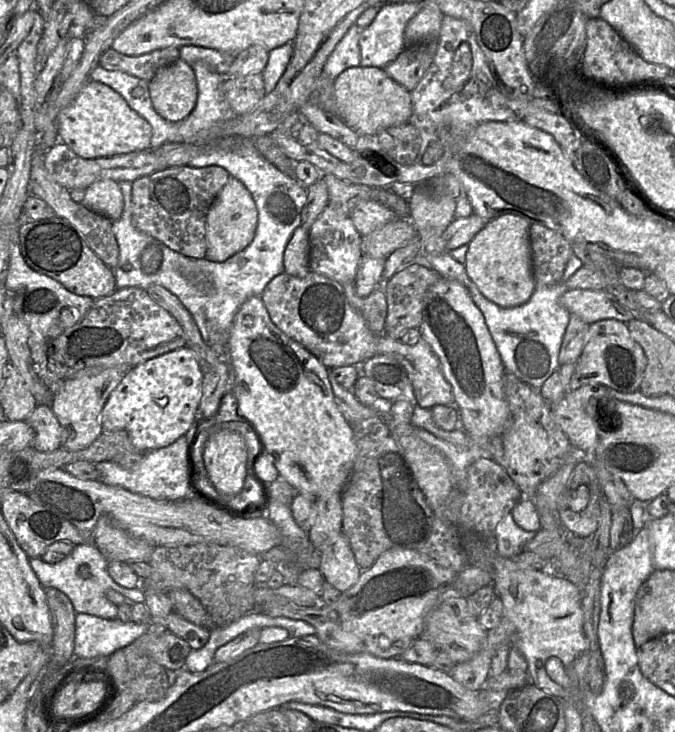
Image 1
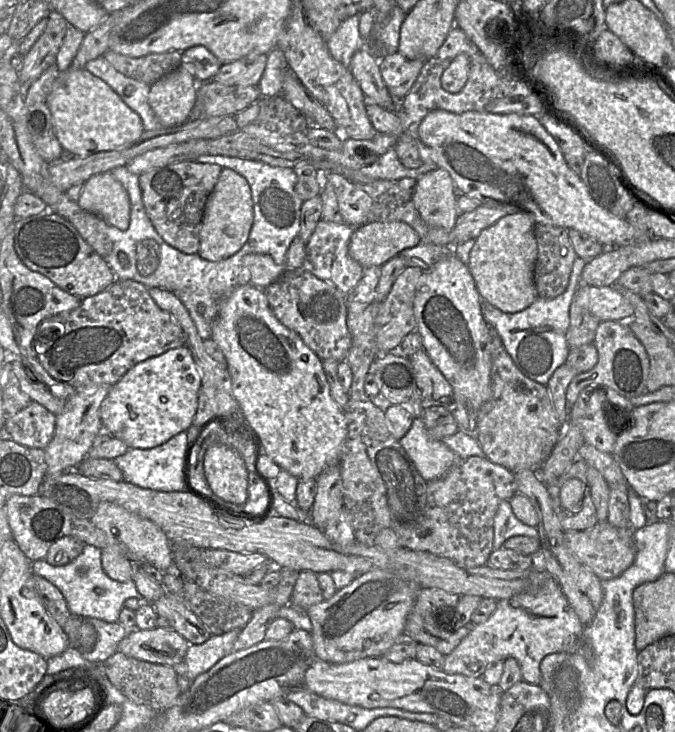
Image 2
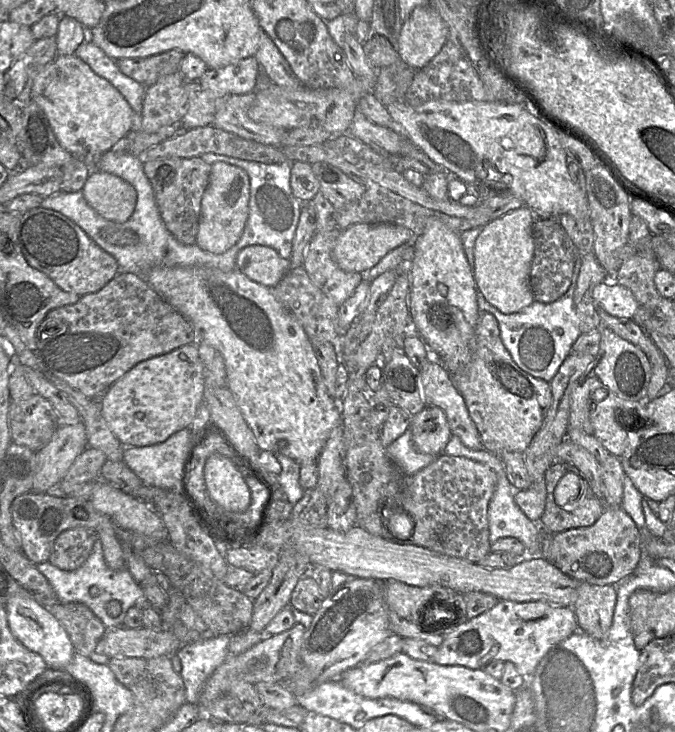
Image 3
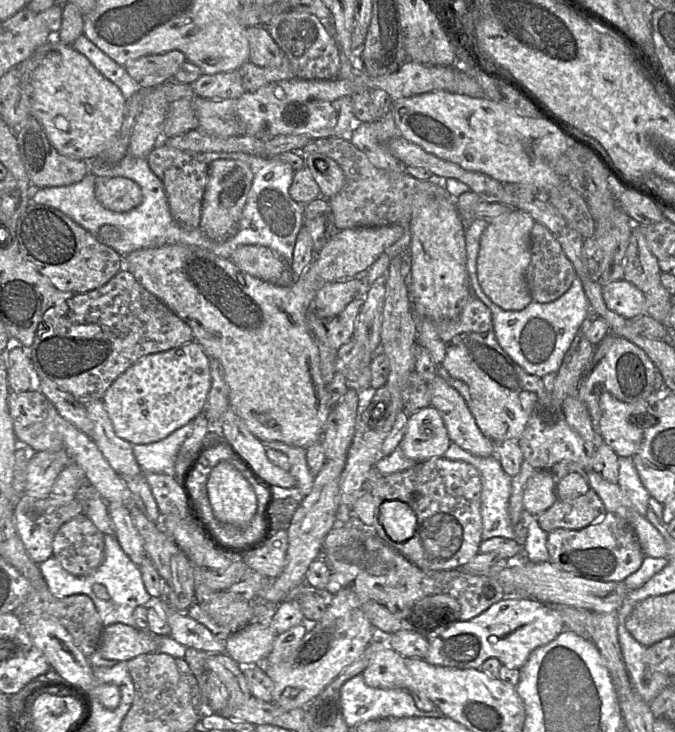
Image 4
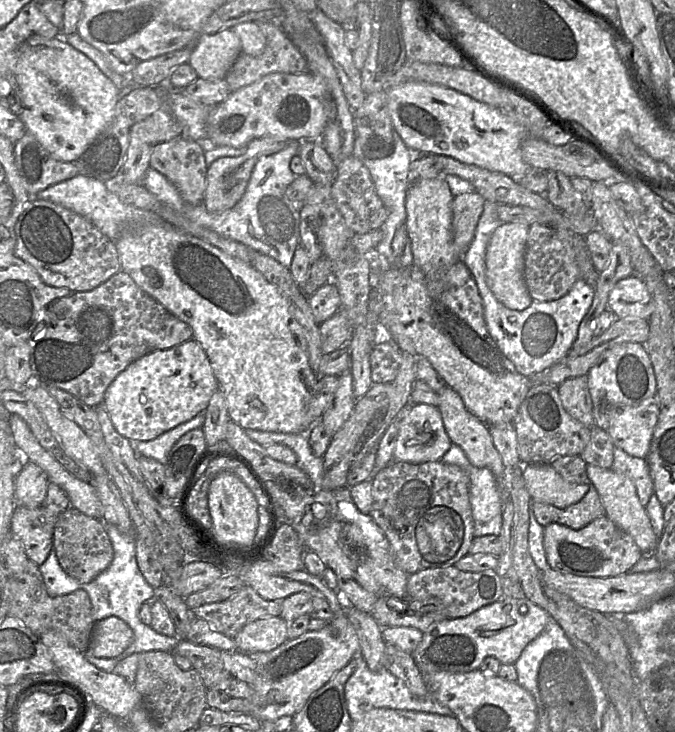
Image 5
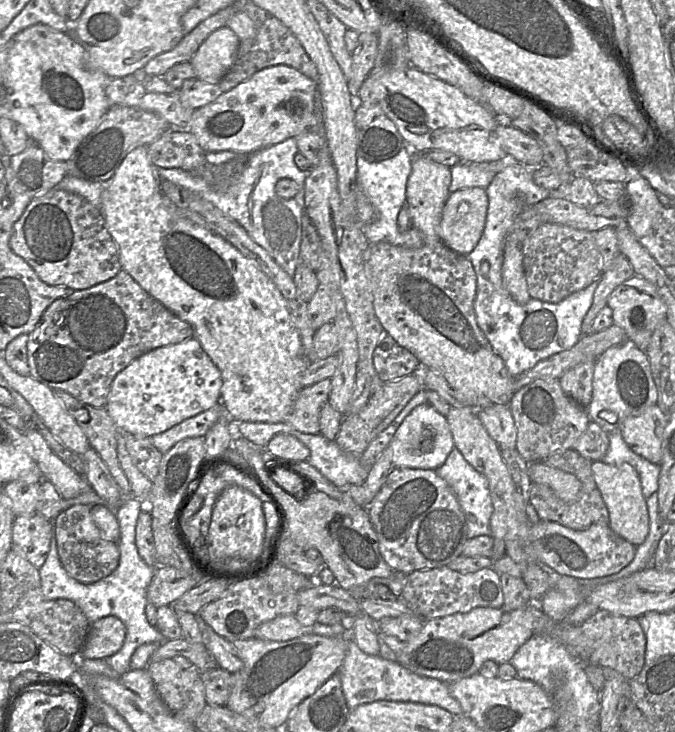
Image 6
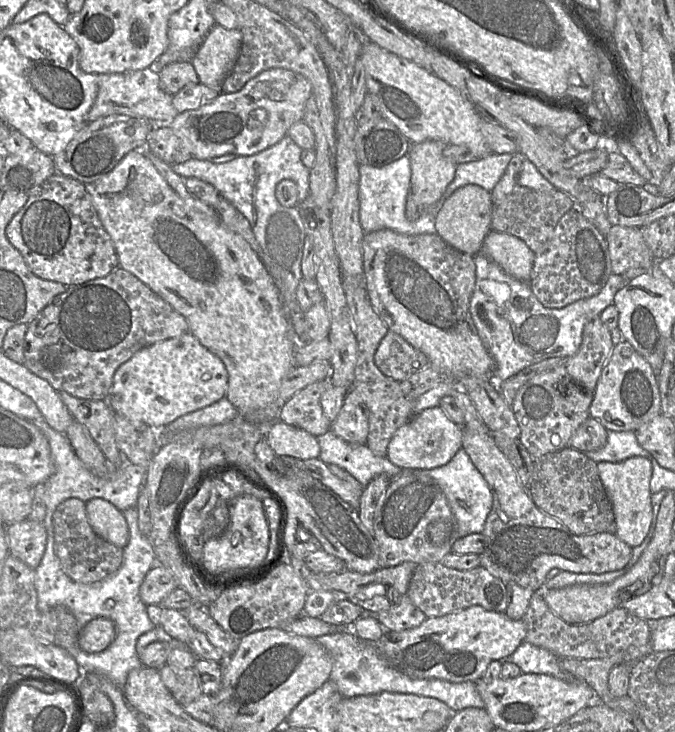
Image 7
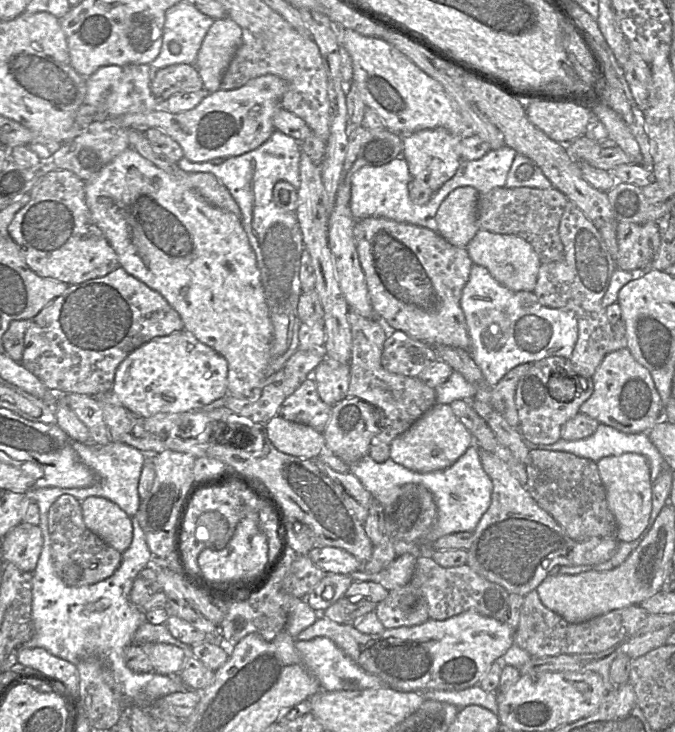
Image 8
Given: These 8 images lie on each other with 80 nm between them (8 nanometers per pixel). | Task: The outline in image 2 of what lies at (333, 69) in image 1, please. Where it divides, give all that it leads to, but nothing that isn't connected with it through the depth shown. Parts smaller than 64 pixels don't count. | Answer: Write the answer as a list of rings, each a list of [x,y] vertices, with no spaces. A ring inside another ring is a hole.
[[[355,14],[343,19],[327,41],[331,56],[346,67],[350,67],[353,55],[365,46],[359,32],[359,18],[360,14]]]

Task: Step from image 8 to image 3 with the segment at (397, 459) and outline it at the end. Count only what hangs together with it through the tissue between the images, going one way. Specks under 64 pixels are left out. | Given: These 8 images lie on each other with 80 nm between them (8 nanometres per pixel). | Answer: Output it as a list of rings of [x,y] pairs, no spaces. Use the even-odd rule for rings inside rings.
[[[425,406],[411,417],[409,426],[413,445],[419,452],[441,455],[453,435],[445,412],[435,406]]]

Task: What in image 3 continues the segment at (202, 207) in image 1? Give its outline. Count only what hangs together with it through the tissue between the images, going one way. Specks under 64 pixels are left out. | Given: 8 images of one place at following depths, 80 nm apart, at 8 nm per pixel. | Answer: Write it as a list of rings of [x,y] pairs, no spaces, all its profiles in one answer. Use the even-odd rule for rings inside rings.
[[[201,157],[160,158],[144,163],[158,207],[160,217],[167,230],[182,244],[196,244],[201,202],[209,183],[211,166]]]

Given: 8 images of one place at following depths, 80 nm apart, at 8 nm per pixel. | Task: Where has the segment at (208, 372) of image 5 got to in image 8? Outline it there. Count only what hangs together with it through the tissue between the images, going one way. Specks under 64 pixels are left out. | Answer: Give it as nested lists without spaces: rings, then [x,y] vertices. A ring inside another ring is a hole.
[[[183,329],[156,337],[133,350],[117,367],[111,394],[136,416],[198,411],[228,393],[228,363]]]

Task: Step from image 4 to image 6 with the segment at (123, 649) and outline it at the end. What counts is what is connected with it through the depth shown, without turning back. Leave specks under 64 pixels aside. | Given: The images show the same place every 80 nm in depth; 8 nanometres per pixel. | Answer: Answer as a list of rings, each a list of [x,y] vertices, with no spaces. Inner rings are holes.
[[[115,616],[100,618],[91,624],[80,657],[105,659],[117,653],[126,636],[124,623]]]

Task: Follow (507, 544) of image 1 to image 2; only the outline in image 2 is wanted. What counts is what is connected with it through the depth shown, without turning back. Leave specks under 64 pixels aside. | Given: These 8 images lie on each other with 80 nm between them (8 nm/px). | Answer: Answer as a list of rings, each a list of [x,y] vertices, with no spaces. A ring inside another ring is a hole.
[[[504,500],[494,516],[494,549],[503,548],[504,542],[513,536],[539,539],[537,527],[521,522],[513,513],[510,500]]]

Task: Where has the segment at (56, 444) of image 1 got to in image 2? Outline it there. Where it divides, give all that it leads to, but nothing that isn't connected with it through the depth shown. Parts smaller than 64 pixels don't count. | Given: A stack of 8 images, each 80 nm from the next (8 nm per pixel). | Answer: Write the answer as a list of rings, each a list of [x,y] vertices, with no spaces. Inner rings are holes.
[[[38,402],[11,417],[7,417],[4,434],[18,444],[45,449],[51,442],[56,429],[57,415]]]

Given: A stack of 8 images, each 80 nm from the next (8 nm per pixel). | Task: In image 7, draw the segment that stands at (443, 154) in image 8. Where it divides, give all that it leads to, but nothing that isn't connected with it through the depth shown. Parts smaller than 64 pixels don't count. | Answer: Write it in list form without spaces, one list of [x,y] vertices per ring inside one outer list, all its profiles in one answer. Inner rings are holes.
[[[437,140],[411,144],[408,151],[411,165],[410,191],[425,210],[441,199],[455,176],[456,165],[443,156],[446,145]]]

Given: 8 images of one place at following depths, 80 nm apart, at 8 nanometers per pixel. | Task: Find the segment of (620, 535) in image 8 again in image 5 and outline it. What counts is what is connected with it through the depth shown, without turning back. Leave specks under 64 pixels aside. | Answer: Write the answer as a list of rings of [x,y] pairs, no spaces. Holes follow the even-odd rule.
[[[587,464],[586,472],[599,494],[606,516],[633,538],[642,553],[655,554],[659,538],[653,531],[646,507],[642,506],[639,501],[633,482],[628,477],[618,474],[612,469],[604,469],[594,465]]]

